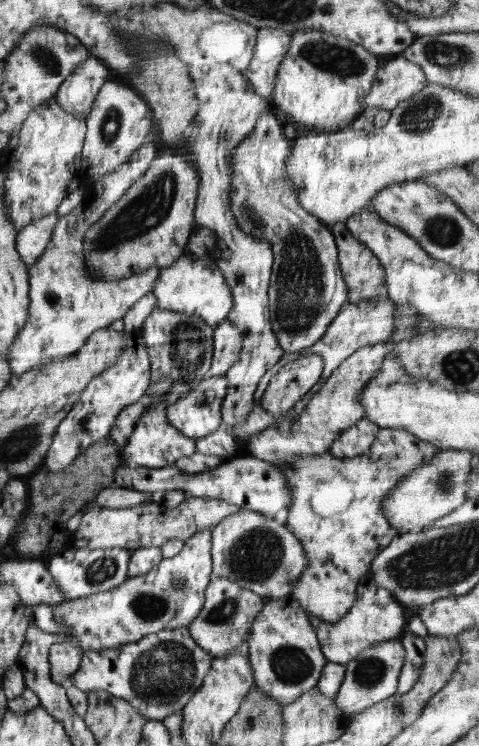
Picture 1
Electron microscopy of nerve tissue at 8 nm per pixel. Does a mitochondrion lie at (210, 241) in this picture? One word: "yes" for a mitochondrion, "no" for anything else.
no

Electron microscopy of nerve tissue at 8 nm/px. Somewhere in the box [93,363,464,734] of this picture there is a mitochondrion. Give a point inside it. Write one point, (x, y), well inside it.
(160, 675)

